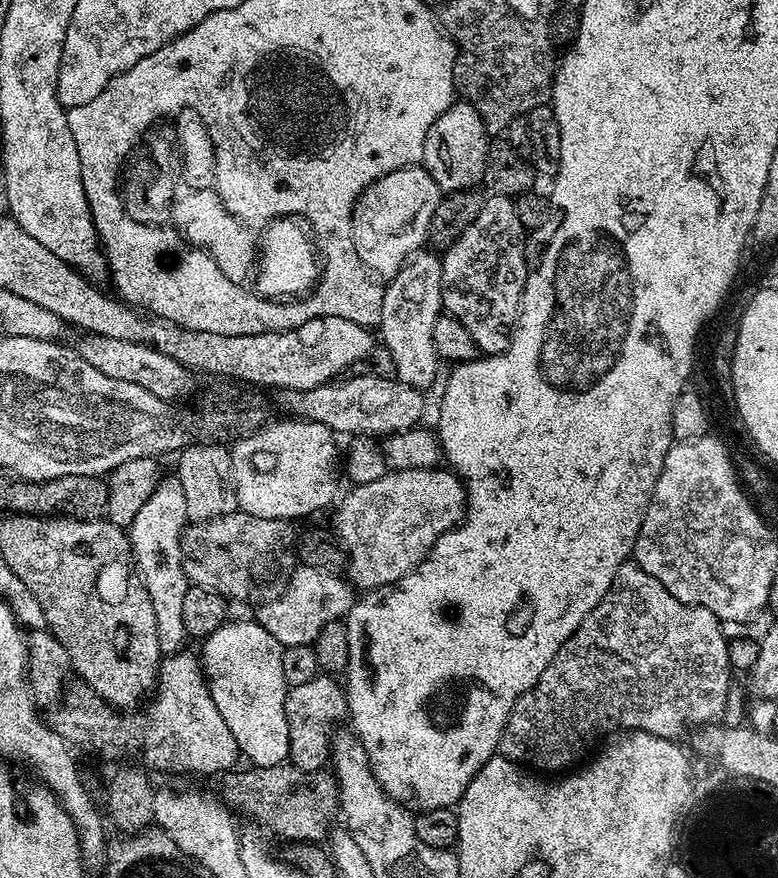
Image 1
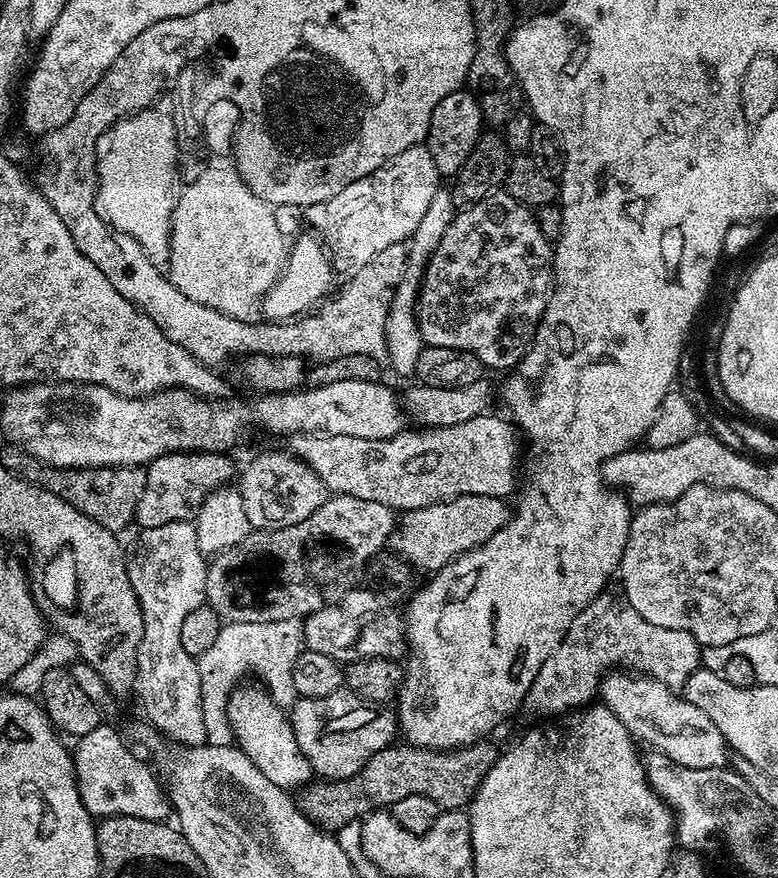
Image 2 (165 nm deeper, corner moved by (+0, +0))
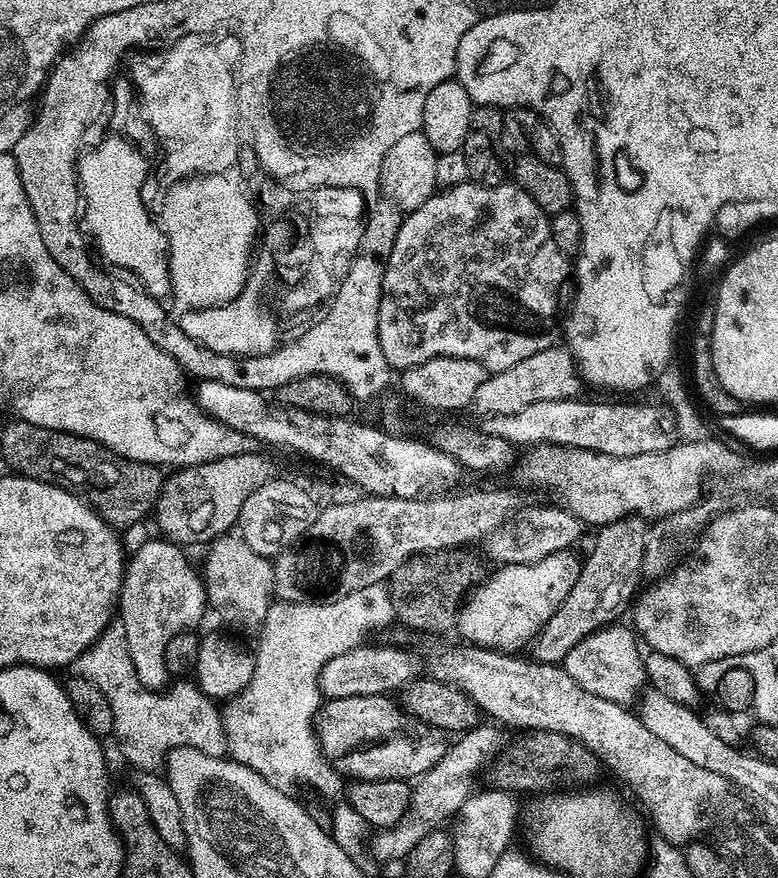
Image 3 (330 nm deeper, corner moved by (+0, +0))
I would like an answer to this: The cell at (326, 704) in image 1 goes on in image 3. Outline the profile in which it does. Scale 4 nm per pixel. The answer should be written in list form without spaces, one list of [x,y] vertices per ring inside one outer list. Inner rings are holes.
[[[388,694],[328,700],[315,725],[328,763],[352,780],[415,781],[443,758],[446,747],[445,733],[405,712]]]

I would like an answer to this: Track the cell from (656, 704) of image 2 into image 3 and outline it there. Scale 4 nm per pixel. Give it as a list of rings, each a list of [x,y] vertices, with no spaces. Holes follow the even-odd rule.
[[[609,626],[592,632],[582,642],[578,642],[566,654],[562,667],[582,690],[590,690],[590,694],[598,694],[598,698],[606,698],[610,702],[631,705],[639,697],[646,684],[644,675],[645,657],[636,649],[637,637],[633,629]]]

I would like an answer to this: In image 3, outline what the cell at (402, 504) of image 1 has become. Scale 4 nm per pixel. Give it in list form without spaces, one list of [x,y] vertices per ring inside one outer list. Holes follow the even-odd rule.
[[[563,507],[556,508],[528,508],[517,511],[511,520],[498,526],[482,541],[483,555],[493,565],[522,564],[534,560],[541,560],[555,552],[562,552],[573,547],[572,543],[580,536],[582,525],[573,512]]]

